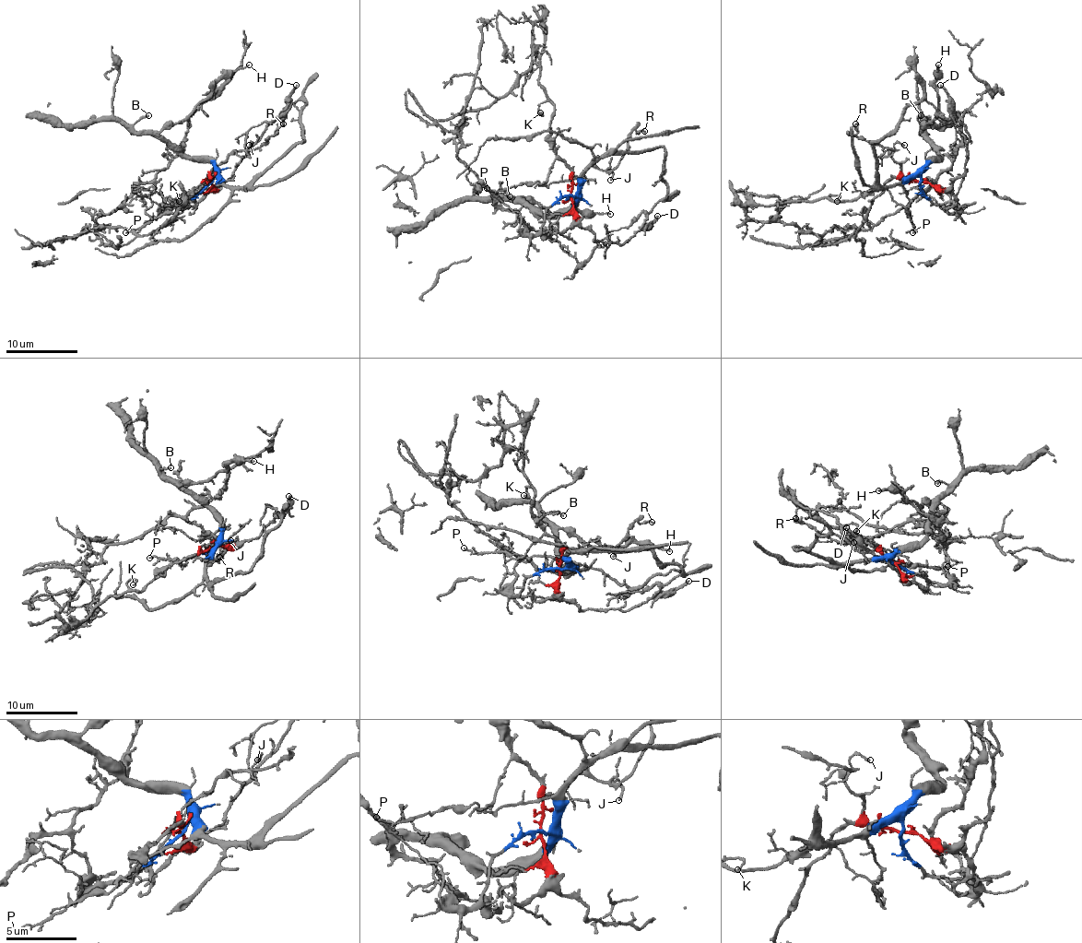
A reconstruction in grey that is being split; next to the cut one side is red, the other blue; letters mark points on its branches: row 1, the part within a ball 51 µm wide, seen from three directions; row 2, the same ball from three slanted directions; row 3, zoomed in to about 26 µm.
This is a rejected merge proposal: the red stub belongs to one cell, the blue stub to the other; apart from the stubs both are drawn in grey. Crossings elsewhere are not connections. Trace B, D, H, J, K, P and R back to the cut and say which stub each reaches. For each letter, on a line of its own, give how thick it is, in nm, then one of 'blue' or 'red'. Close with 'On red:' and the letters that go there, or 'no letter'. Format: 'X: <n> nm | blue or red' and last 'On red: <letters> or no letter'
B: 110 nm | blue
D: 170 nm | red
H: 130 nm | blue
J: 140 nm | red
K: 110 nm | red
P: 110 nm | blue
R: 100 nm | red
On red: D, J, K, R

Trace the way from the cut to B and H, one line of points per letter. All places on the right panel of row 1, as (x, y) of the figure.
B: (921, 182), (921, 170), (939, 156), (917, 121), (921, 116)
H: (921, 182), (921, 170), (939, 156), (939, 150), (924, 134), (924, 128), (937, 114), (935, 77), (939, 65)

